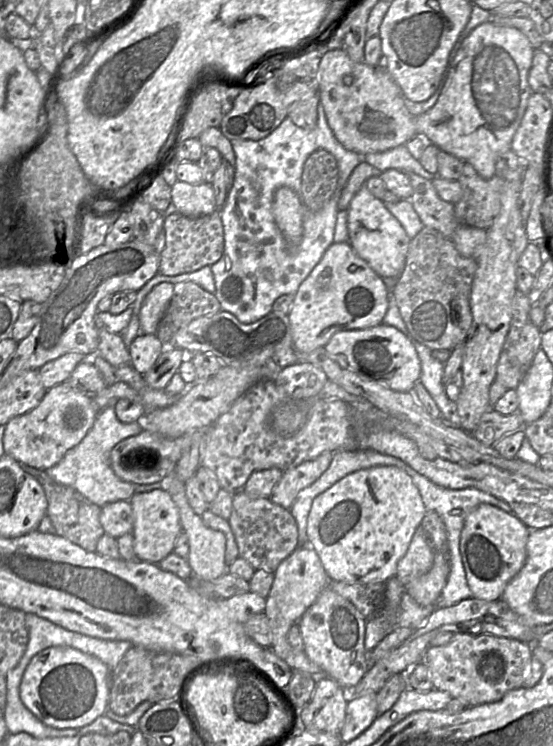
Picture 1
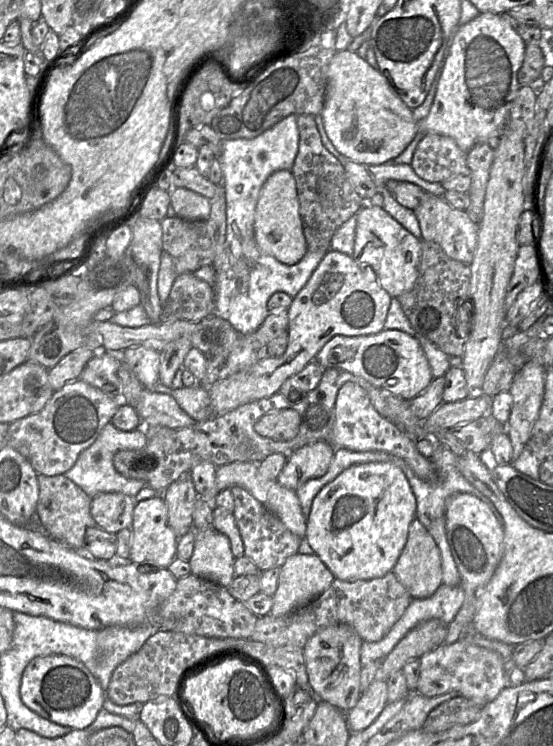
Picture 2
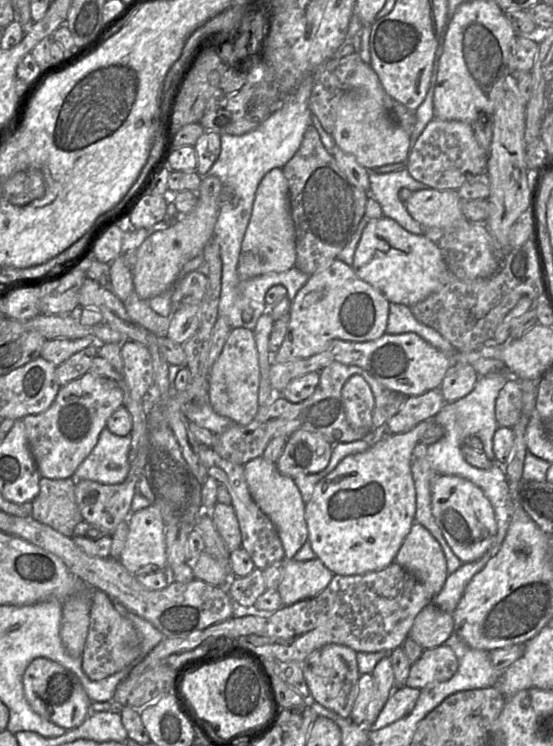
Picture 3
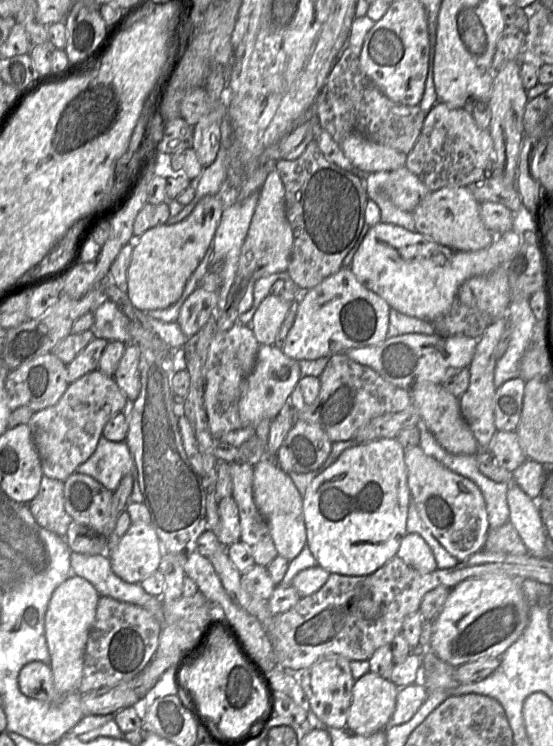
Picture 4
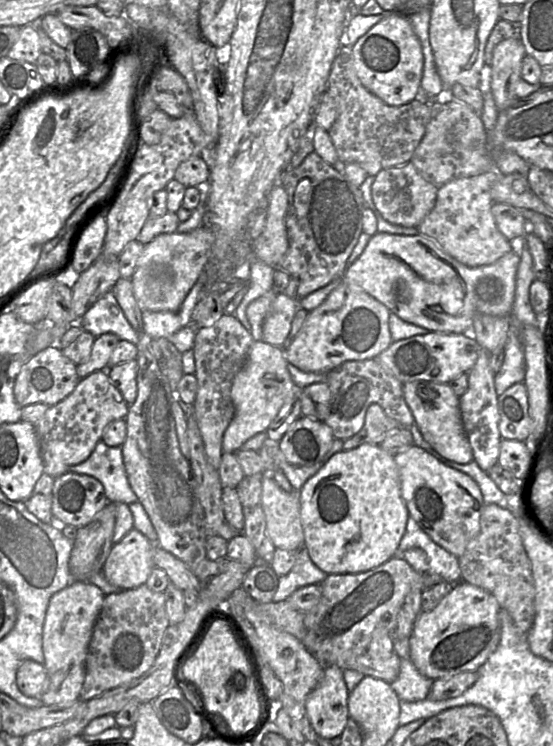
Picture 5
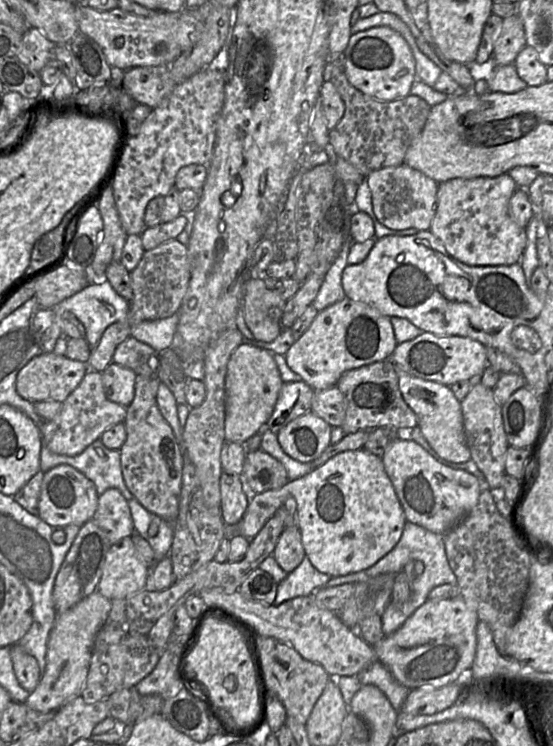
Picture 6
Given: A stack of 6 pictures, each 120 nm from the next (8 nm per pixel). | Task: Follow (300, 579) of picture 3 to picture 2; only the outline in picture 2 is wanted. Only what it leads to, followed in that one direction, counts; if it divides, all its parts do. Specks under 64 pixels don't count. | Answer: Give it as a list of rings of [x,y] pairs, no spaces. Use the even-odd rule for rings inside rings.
[[[315,553],[293,554],[280,567],[270,615],[285,616],[307,605],[323,593],[334,579],[332,572]]]

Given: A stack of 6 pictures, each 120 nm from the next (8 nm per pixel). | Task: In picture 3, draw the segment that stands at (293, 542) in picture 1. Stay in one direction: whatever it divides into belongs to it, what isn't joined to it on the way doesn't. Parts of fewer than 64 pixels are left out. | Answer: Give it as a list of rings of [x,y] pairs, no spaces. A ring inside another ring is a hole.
[[[199,444],[199,458],[207,470],[207,475],[215,478],[219,484],[223,484],[227,488],[239,523],[242,548],[248,552],[255,567],[264,570],[276,562],[284,561],[285,551],[277,529],[252,498],[243,465],[223,459],[211,447],[204,444]]]

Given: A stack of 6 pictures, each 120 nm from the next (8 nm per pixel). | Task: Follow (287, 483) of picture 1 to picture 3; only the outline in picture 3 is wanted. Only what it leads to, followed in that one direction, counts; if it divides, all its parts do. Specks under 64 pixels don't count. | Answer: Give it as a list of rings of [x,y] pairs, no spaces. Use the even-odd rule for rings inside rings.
[[[299,429],[286,442],[276,465],[291,478],[324,470],[331,459],[333,444],[314,432]]]

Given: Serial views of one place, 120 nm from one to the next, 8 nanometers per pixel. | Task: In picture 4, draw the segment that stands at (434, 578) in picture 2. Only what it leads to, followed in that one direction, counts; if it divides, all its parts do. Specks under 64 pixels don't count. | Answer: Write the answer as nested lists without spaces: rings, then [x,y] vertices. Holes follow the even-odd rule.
[[[407,533],[397,552],[407,565],[424,573],[438,569],[435,556],[427,542],[416,533]]]

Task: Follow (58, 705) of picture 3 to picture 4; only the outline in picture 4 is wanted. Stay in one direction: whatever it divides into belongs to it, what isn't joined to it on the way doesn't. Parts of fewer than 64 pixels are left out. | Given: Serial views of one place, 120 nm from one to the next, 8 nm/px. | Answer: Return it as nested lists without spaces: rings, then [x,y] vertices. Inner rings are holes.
[[[31,661],[23,666],[18,675],[20,691],[27,697],[41,700],[59,700],[61,695],[54,687],[51,667],[40,661]]]

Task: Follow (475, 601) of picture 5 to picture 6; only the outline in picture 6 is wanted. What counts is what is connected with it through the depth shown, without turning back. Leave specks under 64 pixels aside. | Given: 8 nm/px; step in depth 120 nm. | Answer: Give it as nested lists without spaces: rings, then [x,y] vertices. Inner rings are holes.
[[[460,597],[442,600],[427,600],[392,635],[385,636],[372,645],[377,661],[383,664],[394,679],[410,690],[423,686],[442,687],[461,681],[469,674],[476,653],[476,627],[479,622],[476,612]]]

